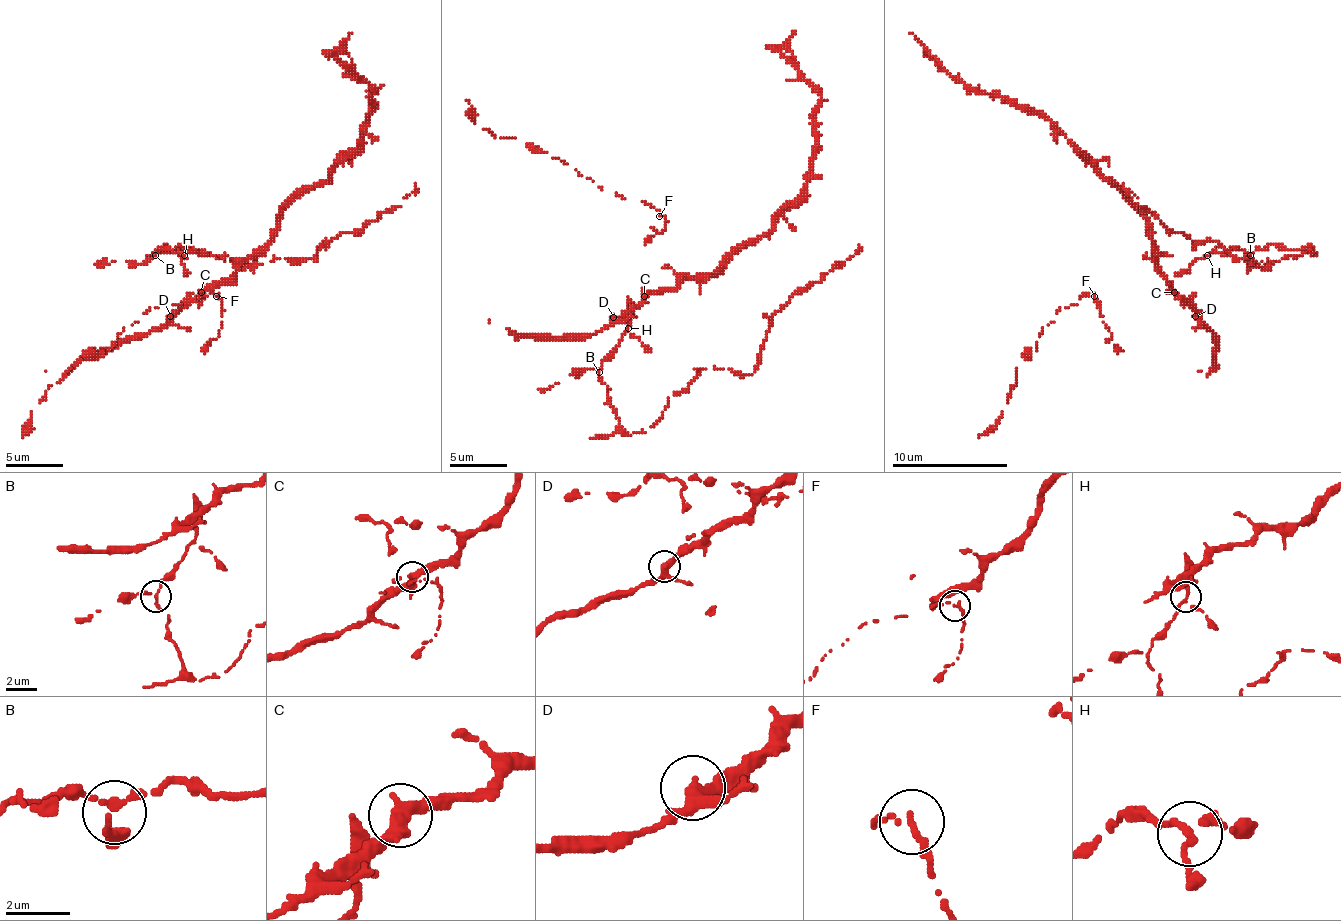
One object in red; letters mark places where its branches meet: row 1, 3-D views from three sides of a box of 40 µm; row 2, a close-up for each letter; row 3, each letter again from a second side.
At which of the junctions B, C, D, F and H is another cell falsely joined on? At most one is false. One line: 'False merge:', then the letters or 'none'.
False merge: none

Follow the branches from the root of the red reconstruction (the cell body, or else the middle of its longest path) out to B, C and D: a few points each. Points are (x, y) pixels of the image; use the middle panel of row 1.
B: (628, 325), (619, 346), (602, 363), (599, 372)
C: (628, 325), (625, 314), (631, 308), (631, 302), (642, 294), (645, 297)
D: (628, 325), (625, 314), (631, 308), (631, 302), (642, 294), (642, 299), (636, 305), (619, 317), (613, 317)

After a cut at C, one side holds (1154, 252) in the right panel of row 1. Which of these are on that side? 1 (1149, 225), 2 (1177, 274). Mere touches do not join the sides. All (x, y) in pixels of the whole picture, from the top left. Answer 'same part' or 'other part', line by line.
1: same part
2: other part

